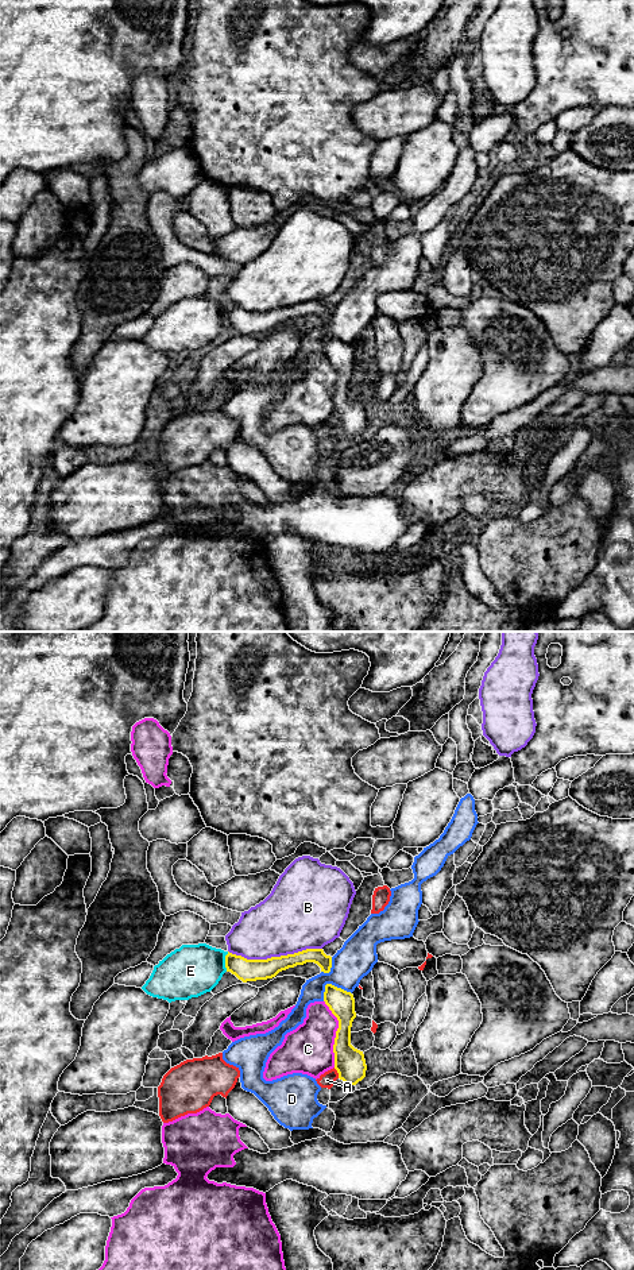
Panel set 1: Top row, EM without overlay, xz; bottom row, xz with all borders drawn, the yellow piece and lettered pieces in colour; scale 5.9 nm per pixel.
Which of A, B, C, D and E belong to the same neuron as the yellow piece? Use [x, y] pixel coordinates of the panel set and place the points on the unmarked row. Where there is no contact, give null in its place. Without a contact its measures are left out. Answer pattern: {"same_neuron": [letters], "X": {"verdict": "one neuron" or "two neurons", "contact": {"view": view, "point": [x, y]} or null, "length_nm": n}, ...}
{"same_neuron": [], "A": {"verdict": "two neurons", "contact": {"view": "xz", "point": [337, 424]}, "length_nm": 70}, "B": {"verdict": "two neurons", "contact": {"view": "xz", "point": [274, 309]}, "length_nm": 550}, "C": {"verdict": "two neurons", "contact": {"view": "xz", "point": [336, 386]}, "length_nm": 400}, "D": {"verdict": "two neurons", "contact": {"view": "xz", "point": [331, 336]}, "length_nm": 180}, "E": {"verdict": "two neurons", "contact": {"view": "xz", "point": [225, 313]}, "length_nm": 120}}

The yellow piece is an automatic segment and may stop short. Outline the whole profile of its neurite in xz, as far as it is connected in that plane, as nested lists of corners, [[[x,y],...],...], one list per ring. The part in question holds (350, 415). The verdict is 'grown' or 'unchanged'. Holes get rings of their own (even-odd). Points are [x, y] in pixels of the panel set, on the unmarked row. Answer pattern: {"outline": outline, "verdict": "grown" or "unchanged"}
{"outline": [[[326,336],[324,354],[339,372],[333,397],[335,421],[340,432],[348,437],[356,437],[366,429],[367,417],[363,404],[351,397],[351,379],[356,370],[353,347]]], "verdict": "unchanged"}

